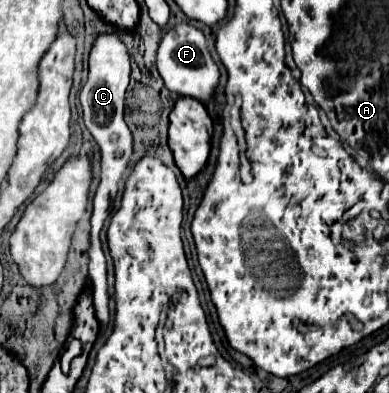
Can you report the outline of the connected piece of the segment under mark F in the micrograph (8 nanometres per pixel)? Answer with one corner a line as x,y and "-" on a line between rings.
179,23
165,31
157,49
157,69
169,91
199,101
211,99
215,93
215,85
219,81
219,69
207,51
203,33
189,23

